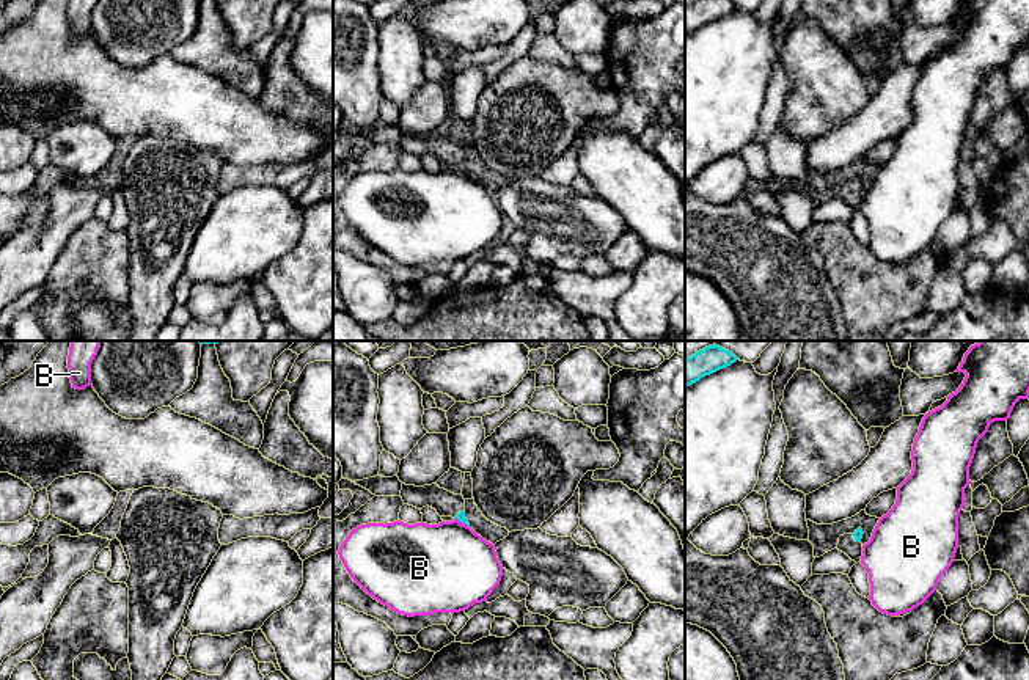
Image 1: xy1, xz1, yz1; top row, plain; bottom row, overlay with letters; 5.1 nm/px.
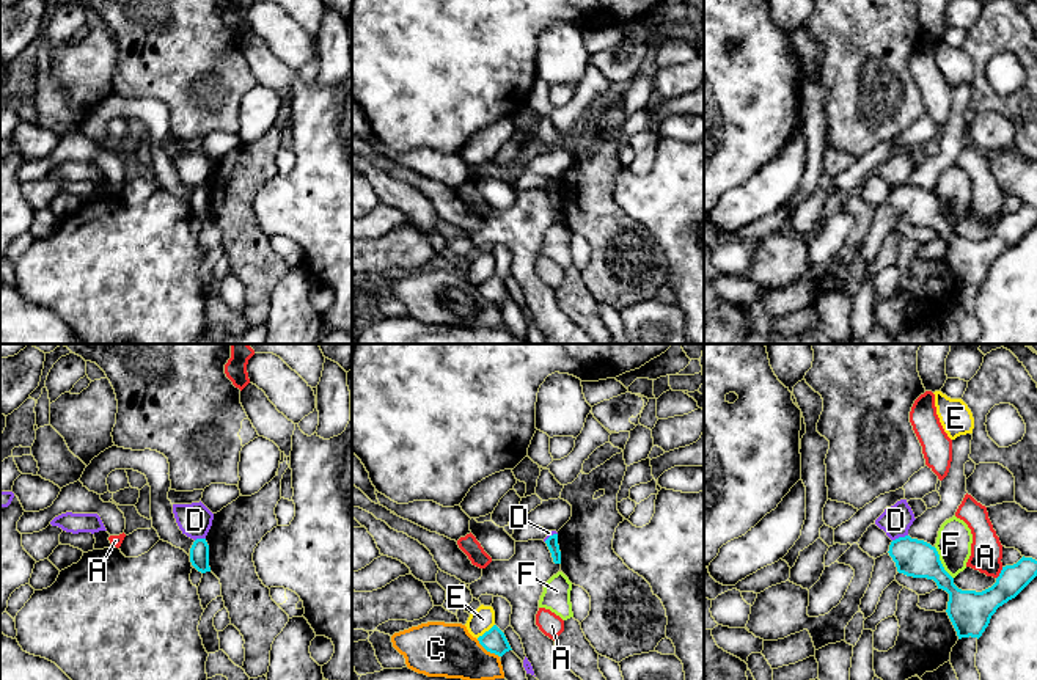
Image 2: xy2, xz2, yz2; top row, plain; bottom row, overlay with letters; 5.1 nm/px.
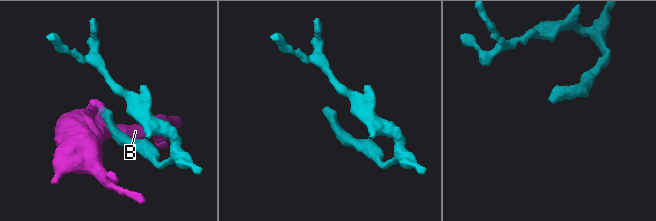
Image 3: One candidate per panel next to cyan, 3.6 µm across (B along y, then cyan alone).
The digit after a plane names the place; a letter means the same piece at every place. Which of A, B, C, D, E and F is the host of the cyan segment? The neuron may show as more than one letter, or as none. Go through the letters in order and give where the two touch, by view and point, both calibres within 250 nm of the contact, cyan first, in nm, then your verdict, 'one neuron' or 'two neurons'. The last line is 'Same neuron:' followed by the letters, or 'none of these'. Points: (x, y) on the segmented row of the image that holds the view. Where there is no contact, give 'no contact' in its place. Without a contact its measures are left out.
A: meets cyan in yz2 at (1000, 573); 220 nm thick on the cyan side, 160 nm on the other; two neurons
B: meets cyan in xz1 at (462, 522); 50 nm thick on the cyan side, 460 nm on the other; two neurons
C: meets cyan in xz2 at (487, 650); 120 nm thick on the cyan side, 280 nm on the other; two neurons
D: meets cyan in yz2 at (899, 537); 190 nm thick on the cyan side, 160 nm on the other; two neurons
E: meets cyan in xz2 at (486, 632); 120 nm thick on the cyan side, 120 nm on the other; two neurons
F: meets cyan in yz2 at (940, 563); 190 nm thick on the cyan side, 180 nm on the other; two neurons
Same neuron: none of these

